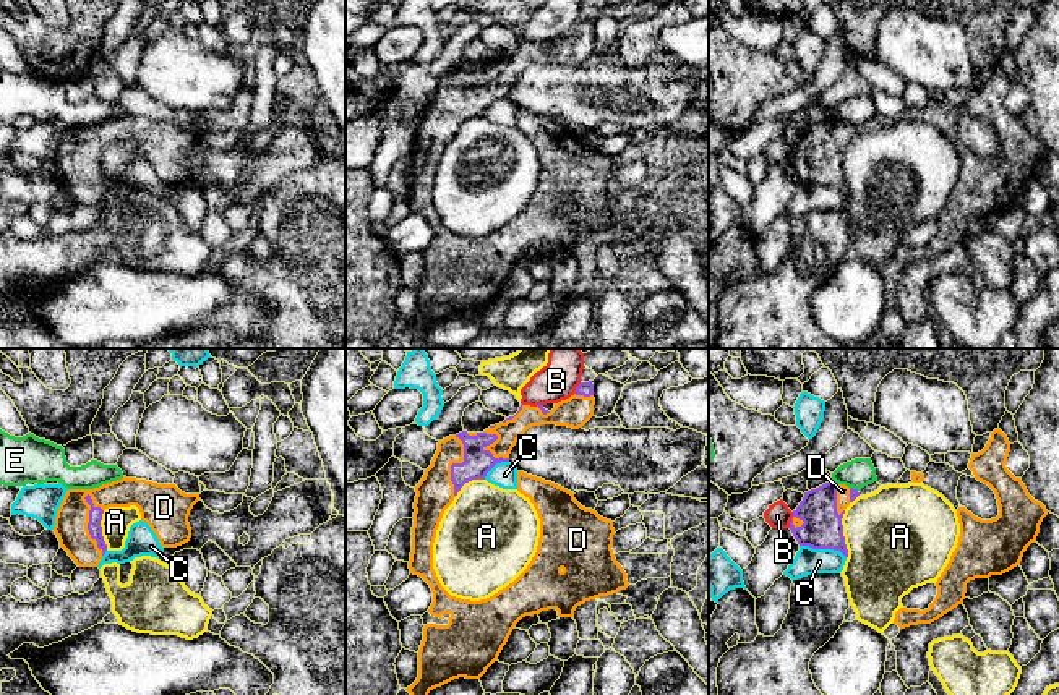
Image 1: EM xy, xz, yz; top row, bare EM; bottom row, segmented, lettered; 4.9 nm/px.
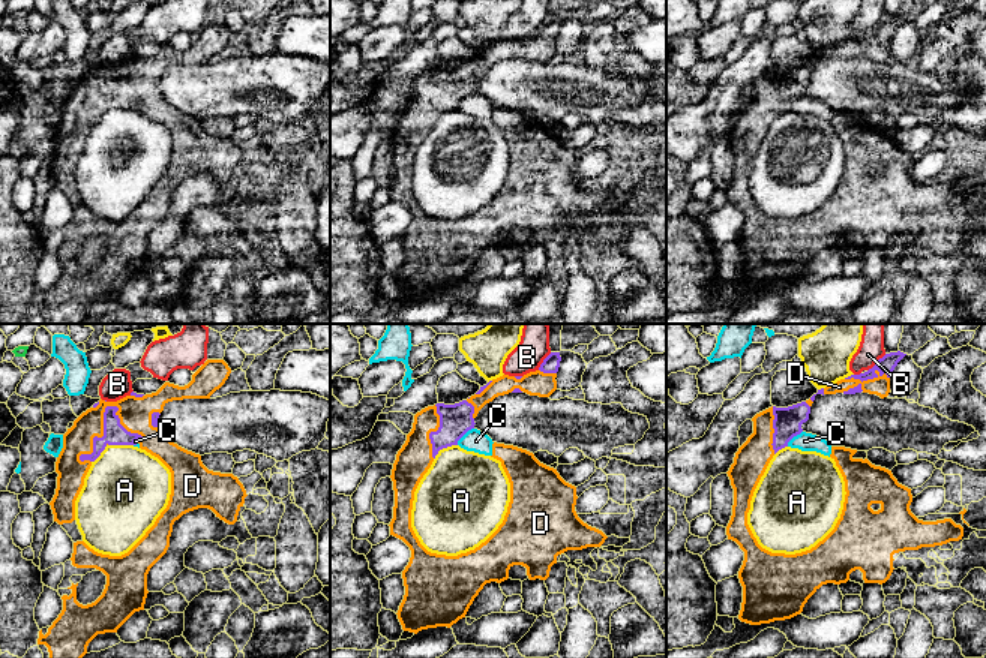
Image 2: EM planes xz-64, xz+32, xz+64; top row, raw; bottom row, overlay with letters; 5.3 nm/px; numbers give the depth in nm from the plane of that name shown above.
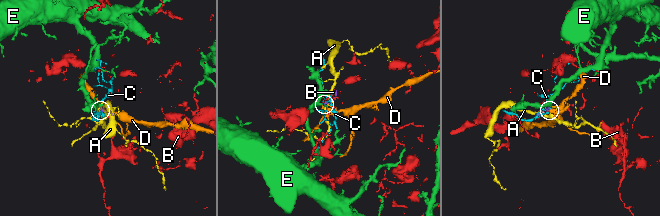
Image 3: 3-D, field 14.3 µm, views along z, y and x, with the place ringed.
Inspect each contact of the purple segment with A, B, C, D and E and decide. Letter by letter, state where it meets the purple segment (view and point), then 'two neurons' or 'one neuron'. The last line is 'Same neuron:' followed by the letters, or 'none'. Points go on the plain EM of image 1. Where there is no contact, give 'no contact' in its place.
A: yz (842, 172) | two neurons
B: yz (792, 157) | two neurons
C: yz (823, 185) | two neurons
D: xy (88, 161) | one neuron
E: yz (834, 119) | two neurons
Same neuron: D

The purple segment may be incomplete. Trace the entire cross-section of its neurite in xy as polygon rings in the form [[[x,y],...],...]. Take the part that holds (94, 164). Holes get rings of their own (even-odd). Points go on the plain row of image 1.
[[[123,113],[94,126],[68,126],[54,168],[78,204],[97,204],[107,188],[101,164],[105,146],[136,143],[161,183],[177,185],[191,175],[188,152],[198,138],[199,131],[185,131],[175,122]]]

